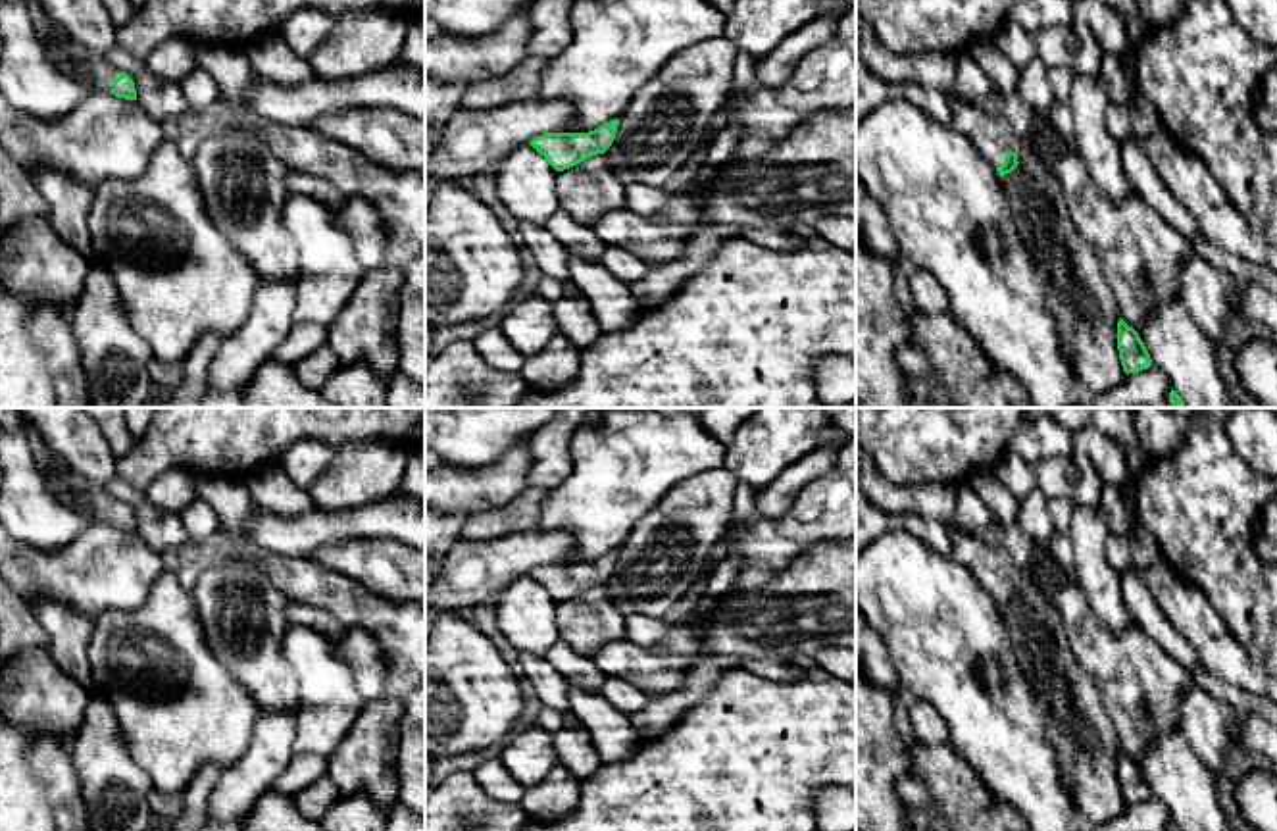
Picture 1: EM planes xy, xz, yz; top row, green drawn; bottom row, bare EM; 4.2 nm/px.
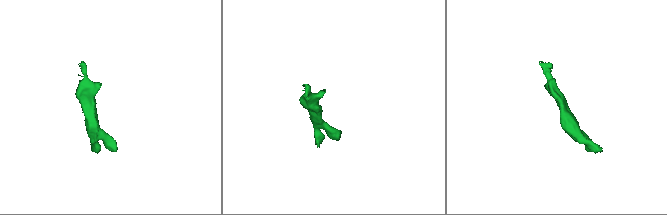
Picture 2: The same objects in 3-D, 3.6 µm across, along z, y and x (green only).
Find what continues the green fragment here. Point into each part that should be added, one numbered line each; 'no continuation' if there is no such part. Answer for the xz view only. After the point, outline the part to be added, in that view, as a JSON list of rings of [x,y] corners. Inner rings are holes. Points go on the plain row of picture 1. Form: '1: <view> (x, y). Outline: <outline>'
no continuation

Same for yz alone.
1: yz (993, 566). Outline: [[[948,527],[948,535],[952,542],[948,556],[969,567],[994,598],[1004,594],[1008,583],[1019,581],[1019,569],[1014,566],[1006,548],[989,544],[954,527]]]

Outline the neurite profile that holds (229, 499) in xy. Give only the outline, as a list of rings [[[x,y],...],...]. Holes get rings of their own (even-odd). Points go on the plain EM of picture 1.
[[[194,475],[194,489],[210,504],[225,537],[250,544],[248,523],[254,521],[256,502],[244,481],[223,475]]]

